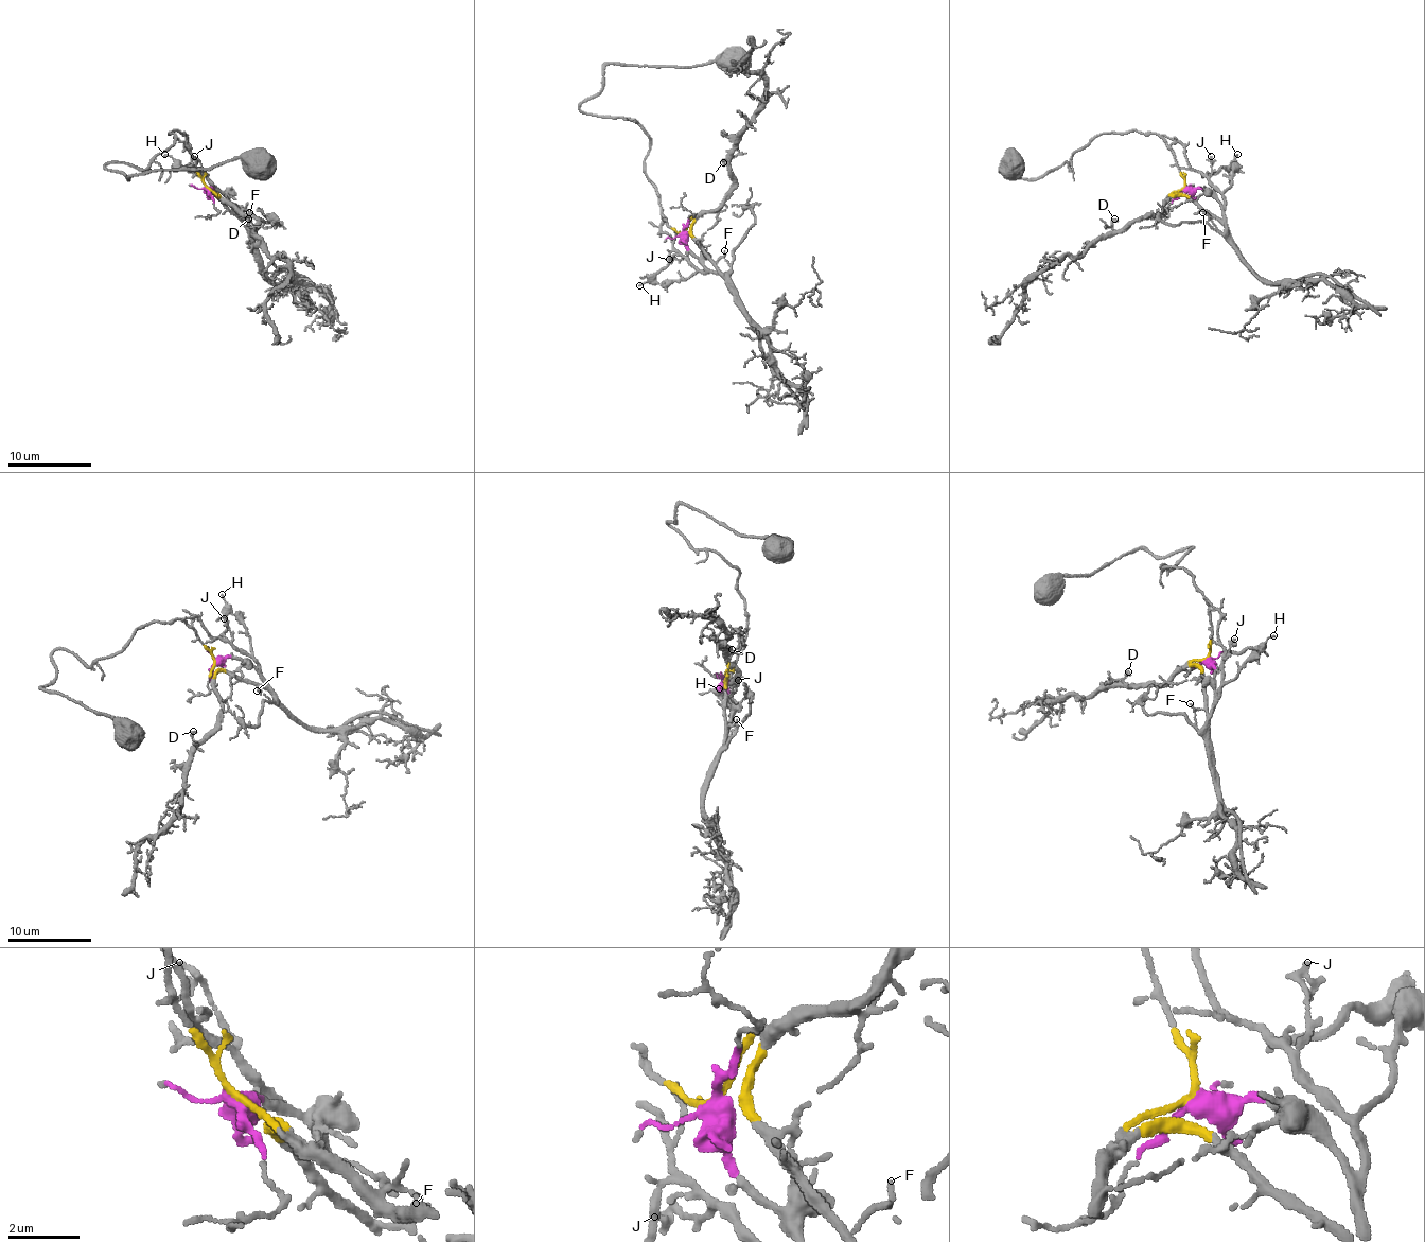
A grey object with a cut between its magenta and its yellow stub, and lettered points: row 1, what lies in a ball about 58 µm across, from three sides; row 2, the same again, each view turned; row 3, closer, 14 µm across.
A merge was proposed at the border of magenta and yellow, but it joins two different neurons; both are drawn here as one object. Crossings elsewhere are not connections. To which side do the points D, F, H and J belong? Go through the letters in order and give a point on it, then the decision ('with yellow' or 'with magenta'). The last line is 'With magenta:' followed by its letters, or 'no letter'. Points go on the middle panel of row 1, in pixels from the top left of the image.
D: (723, 162) | with yellow
F: (724, 250) | with yellow
H: (639, 285) | with magenta
J: (669, 259) | with magenta
With magenta: H, J

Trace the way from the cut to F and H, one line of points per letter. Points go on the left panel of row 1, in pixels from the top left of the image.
F: (208, 187), (240, 216), (245, 219), (249, 212)
H: (208, 189), (218, 189), (229, 199), (199, 173), (183, 169), (164, 154)

